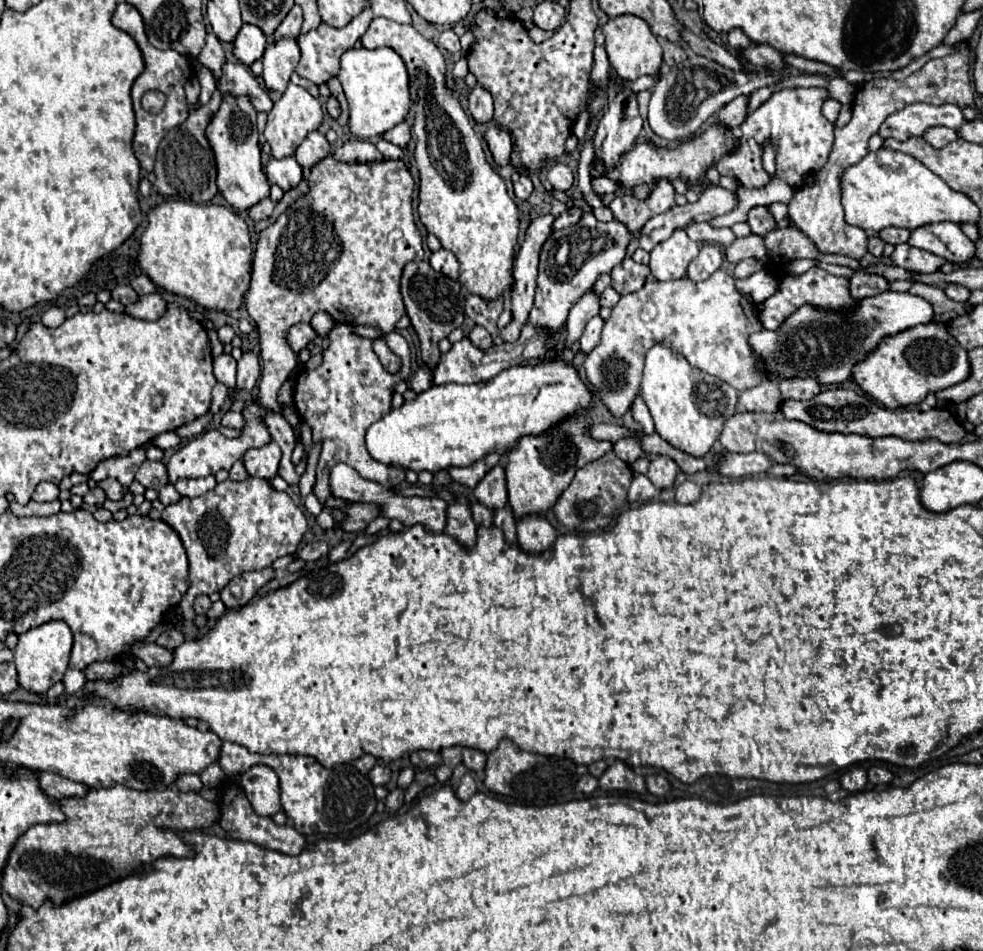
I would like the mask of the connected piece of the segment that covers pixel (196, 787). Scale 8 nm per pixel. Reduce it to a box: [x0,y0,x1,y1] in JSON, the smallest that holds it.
[177,774,203,792]

